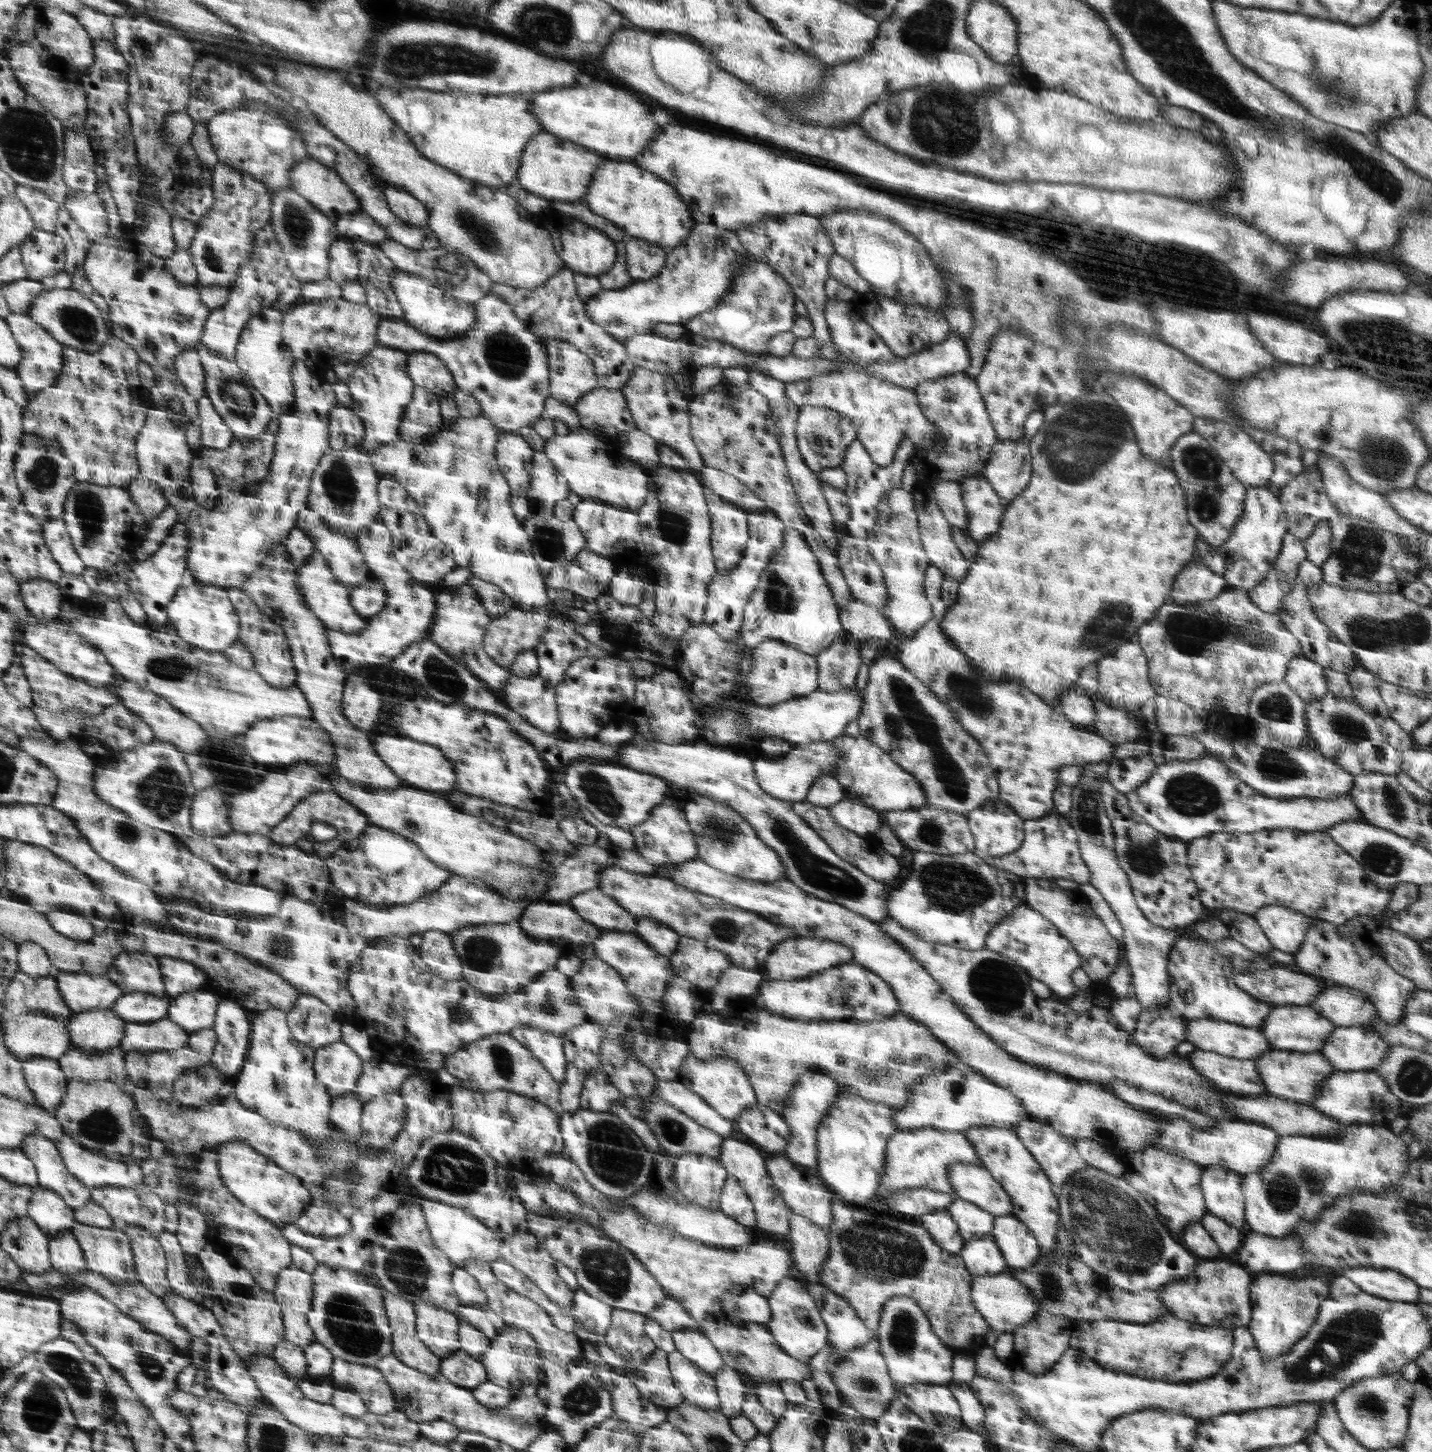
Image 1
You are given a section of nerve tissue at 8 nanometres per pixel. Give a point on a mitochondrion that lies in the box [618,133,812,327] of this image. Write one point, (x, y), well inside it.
(723, 197)

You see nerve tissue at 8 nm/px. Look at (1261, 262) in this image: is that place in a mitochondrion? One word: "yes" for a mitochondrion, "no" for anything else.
yes

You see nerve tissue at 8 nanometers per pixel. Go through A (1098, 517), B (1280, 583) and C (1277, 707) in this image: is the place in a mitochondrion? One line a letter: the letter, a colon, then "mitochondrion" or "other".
A: other
B: other
C: mitochondrion

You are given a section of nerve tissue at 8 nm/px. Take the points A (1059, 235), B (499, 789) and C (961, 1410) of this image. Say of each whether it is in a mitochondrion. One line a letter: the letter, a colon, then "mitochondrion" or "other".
A: other
B: other
C: other

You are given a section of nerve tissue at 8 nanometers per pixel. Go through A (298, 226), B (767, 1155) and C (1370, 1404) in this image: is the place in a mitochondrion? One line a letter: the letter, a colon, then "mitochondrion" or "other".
A: mitochondrion
B: other
C: mitochondrion

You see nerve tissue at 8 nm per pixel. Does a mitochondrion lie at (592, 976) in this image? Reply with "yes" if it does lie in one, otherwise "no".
no

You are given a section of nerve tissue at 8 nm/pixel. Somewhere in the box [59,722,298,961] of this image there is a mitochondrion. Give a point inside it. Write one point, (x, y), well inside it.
(162, 791)

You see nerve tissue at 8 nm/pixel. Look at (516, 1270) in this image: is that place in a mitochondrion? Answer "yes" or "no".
no

